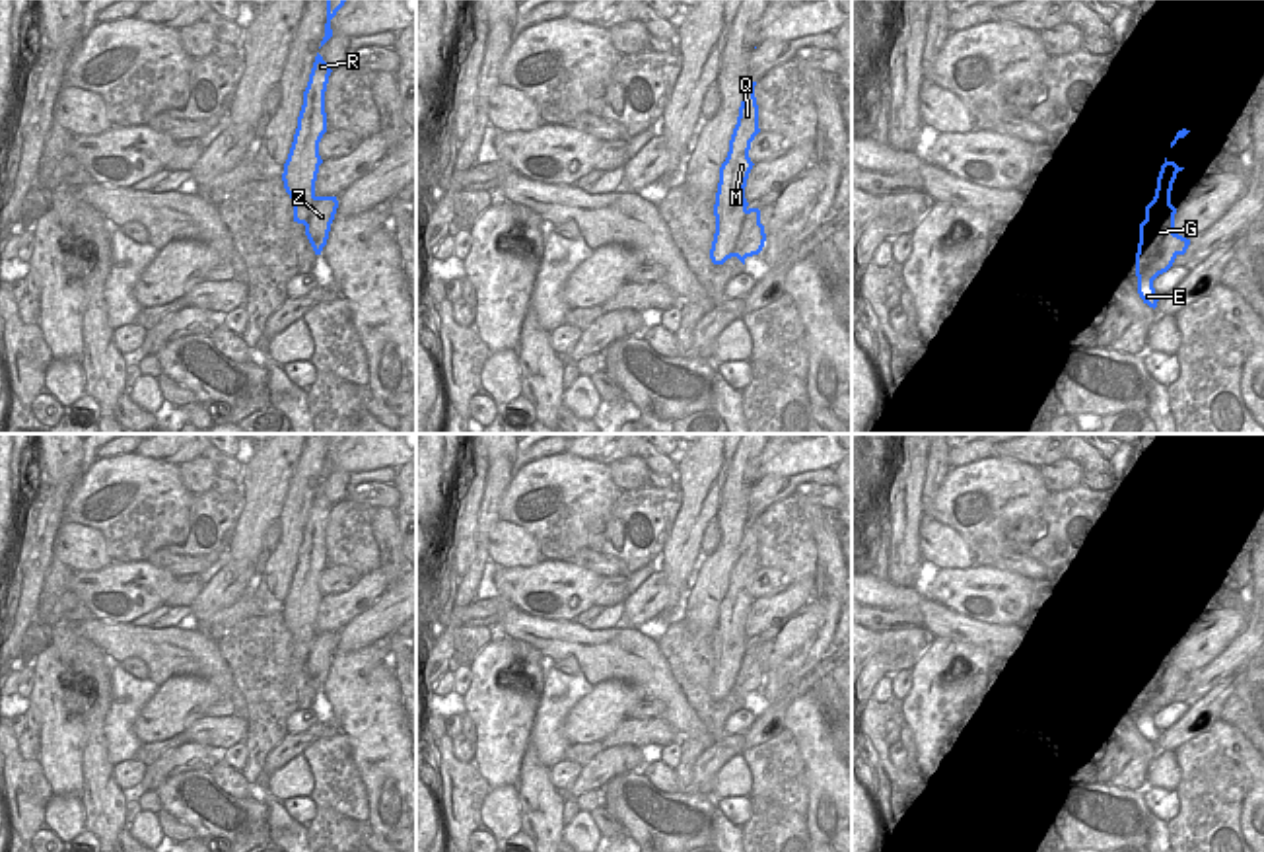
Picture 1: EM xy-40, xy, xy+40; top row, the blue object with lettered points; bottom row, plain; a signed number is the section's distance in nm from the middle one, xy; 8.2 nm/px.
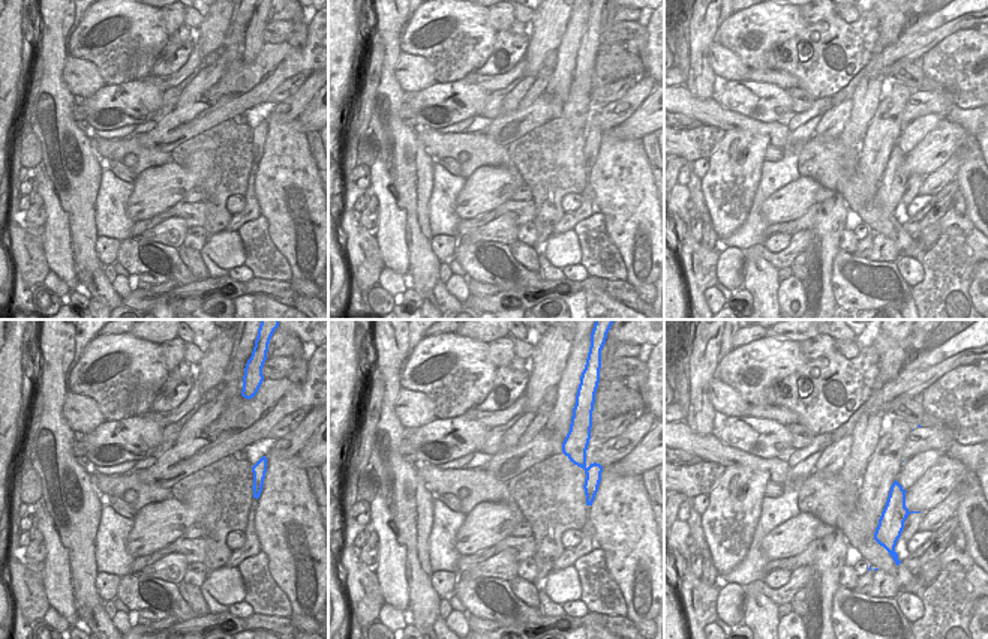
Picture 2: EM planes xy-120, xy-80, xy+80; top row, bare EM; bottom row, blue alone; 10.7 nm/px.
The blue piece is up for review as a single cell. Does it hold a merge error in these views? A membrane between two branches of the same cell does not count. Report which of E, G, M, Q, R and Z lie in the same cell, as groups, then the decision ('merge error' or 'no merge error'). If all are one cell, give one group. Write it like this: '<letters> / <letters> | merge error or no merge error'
E G M Q R / Z | merge error

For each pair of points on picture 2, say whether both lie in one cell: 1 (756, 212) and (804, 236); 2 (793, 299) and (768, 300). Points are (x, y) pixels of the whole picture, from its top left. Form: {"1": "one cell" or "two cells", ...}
{"1": "two cells", "2": "two cells"}

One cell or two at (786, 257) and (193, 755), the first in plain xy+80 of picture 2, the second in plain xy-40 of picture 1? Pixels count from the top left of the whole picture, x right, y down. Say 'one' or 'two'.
one

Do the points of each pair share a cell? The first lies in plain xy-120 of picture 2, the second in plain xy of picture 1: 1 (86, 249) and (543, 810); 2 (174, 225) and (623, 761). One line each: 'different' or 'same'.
1: same
2: same

